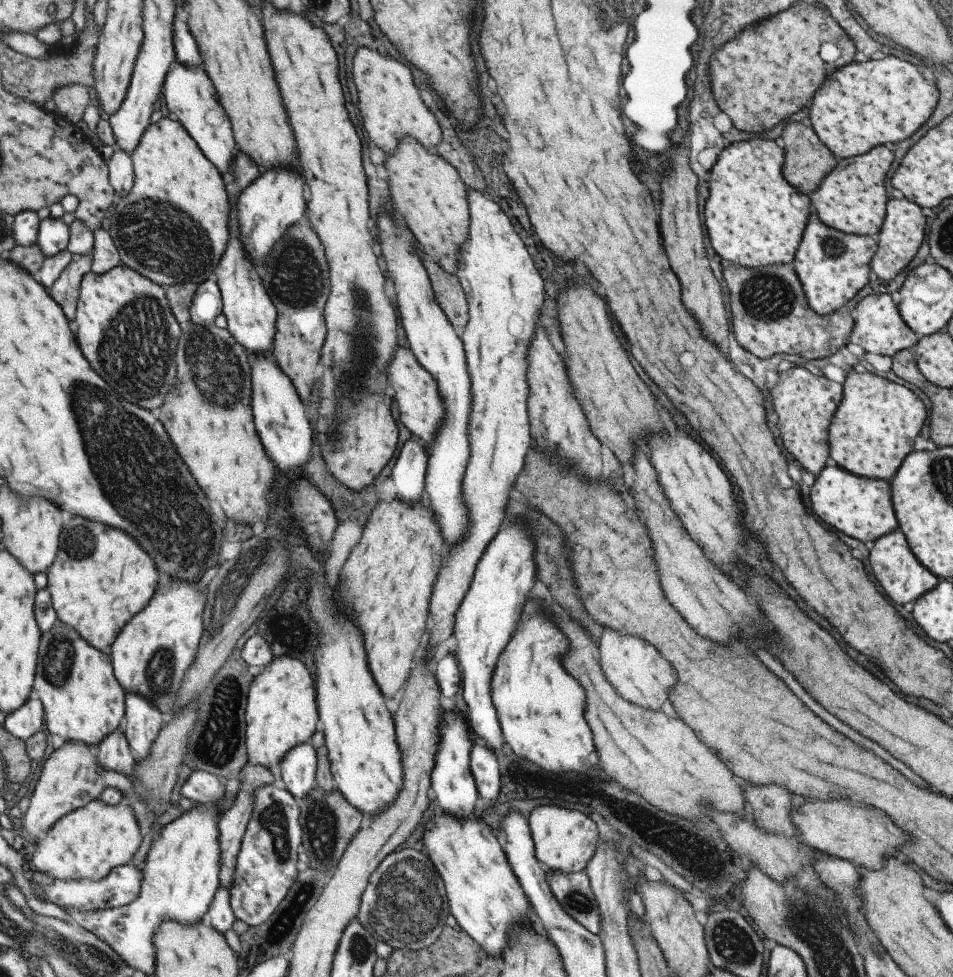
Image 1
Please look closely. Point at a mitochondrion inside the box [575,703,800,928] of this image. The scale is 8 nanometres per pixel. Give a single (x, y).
(643, 747)

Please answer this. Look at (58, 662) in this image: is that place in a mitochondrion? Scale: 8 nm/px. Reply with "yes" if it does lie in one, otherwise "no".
yes

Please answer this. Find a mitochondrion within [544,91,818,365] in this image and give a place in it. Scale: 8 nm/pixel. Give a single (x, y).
(766, 296)

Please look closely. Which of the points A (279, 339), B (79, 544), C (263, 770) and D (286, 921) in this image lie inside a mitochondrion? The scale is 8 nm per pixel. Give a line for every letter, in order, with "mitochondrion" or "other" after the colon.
A: other
B: mitochondrion
C: other
D: mitochondrion

